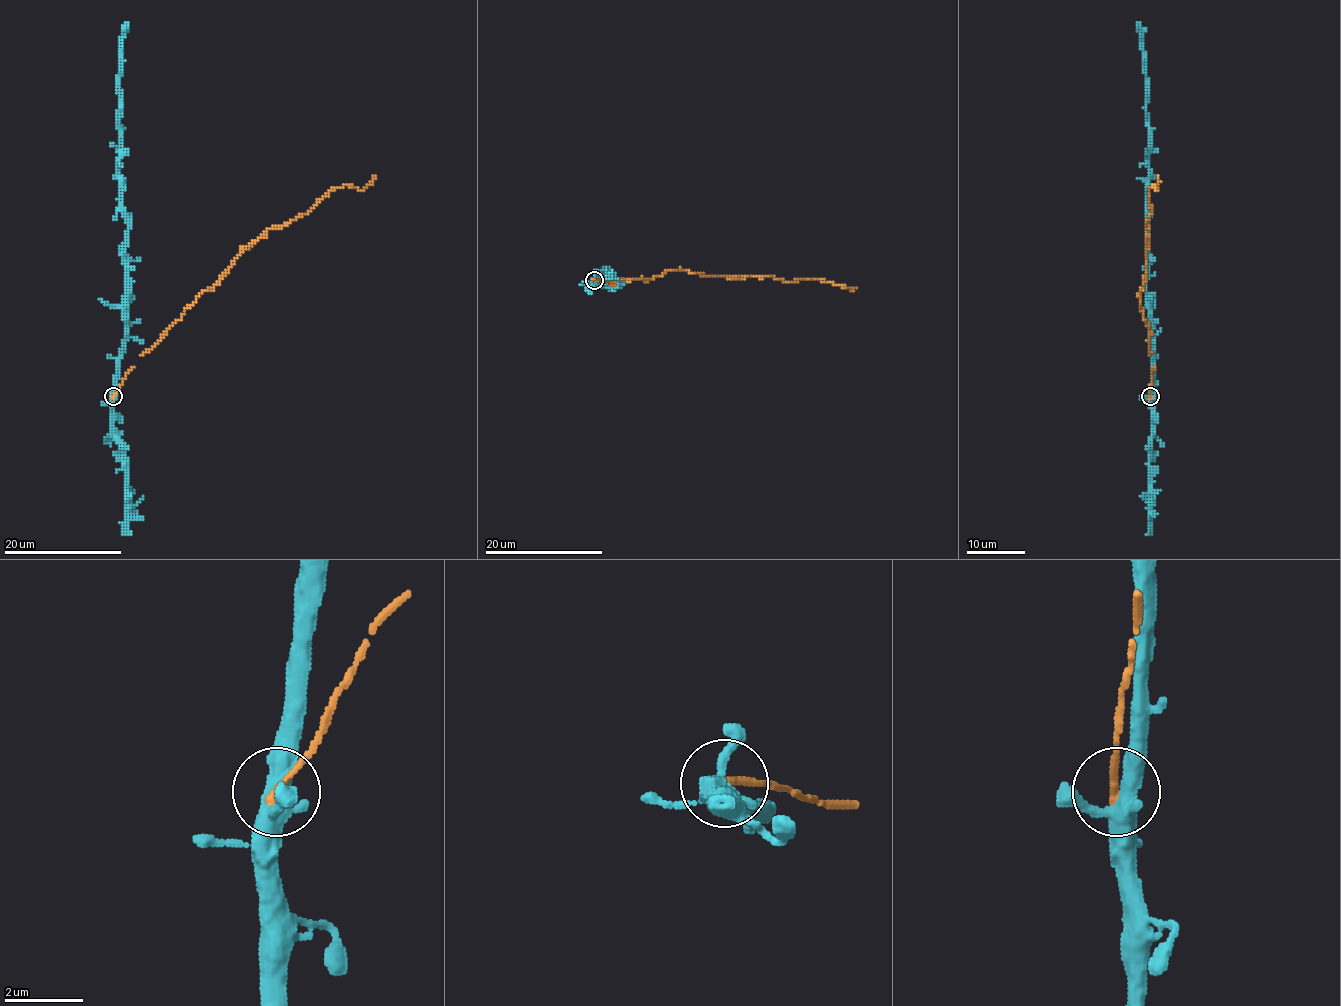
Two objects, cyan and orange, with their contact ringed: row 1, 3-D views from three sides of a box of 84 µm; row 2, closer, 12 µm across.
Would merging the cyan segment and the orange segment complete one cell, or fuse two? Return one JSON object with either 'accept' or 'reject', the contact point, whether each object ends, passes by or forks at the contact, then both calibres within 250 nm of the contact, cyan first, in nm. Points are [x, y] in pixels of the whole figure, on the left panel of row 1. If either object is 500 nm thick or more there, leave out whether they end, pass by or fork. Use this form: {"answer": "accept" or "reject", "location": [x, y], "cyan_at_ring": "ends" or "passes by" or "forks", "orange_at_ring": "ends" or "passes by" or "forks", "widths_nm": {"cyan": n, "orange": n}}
{"answer": "reject", "location": [113, 396], "cyan_at_ring": "forks", "orange_at_ring": "ends", "widths_nm": {"cyan": 420, "orange": 200}}

